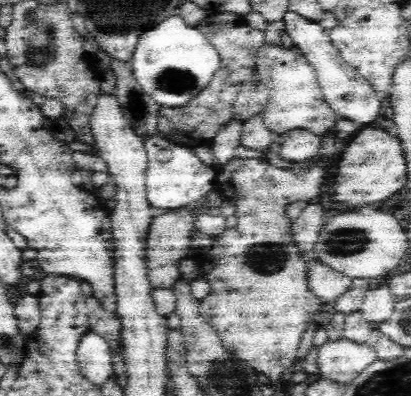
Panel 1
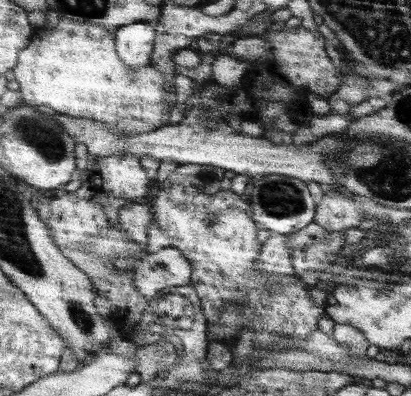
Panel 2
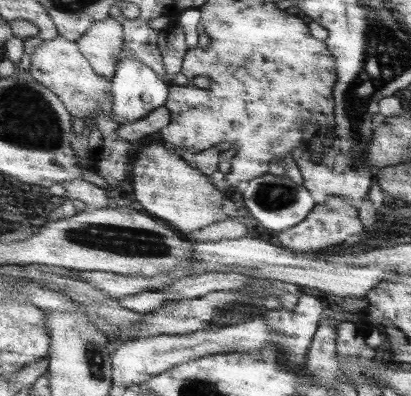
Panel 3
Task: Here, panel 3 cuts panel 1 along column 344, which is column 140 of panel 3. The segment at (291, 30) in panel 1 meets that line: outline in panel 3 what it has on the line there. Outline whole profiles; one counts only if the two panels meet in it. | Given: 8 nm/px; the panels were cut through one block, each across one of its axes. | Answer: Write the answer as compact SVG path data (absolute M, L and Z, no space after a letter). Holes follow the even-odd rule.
M129 58L117 66L113 82L113 120L123 124L133 124L145 120L151 112L165 106L171 96L171 84L165 82L153 68L141 64L135 58Z

